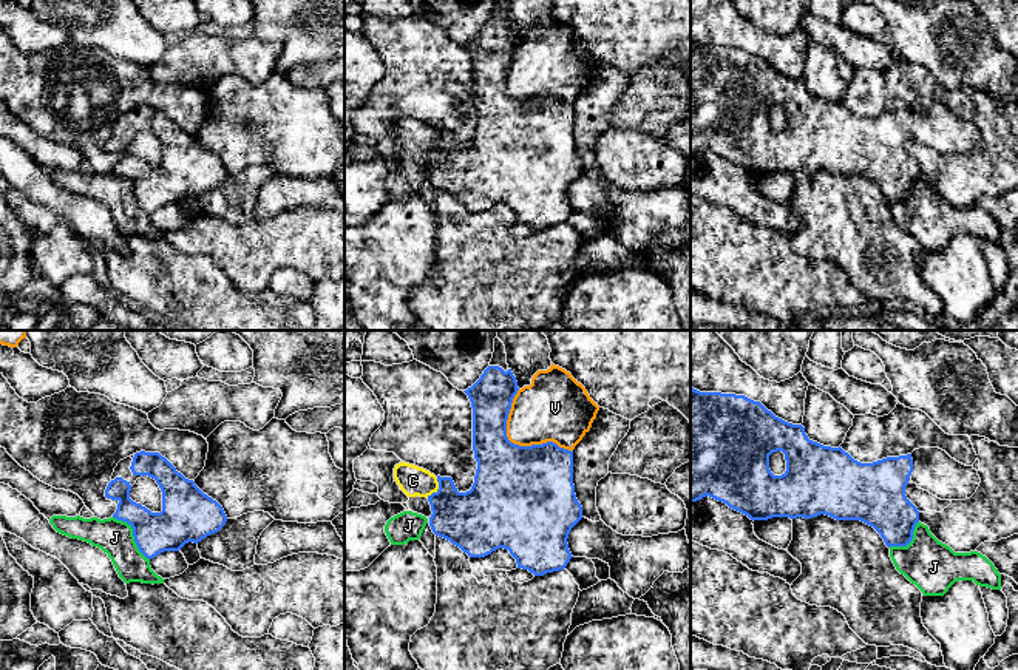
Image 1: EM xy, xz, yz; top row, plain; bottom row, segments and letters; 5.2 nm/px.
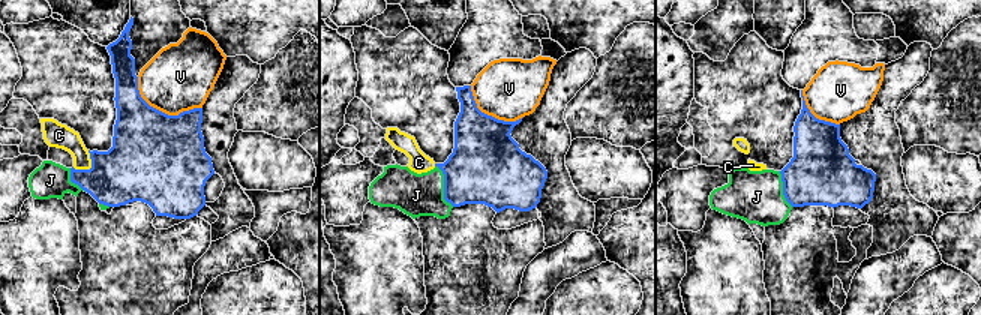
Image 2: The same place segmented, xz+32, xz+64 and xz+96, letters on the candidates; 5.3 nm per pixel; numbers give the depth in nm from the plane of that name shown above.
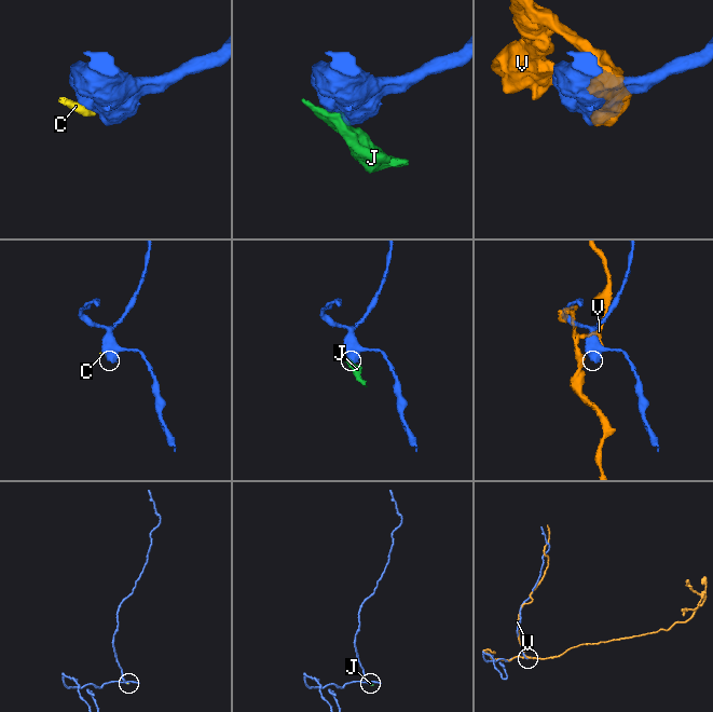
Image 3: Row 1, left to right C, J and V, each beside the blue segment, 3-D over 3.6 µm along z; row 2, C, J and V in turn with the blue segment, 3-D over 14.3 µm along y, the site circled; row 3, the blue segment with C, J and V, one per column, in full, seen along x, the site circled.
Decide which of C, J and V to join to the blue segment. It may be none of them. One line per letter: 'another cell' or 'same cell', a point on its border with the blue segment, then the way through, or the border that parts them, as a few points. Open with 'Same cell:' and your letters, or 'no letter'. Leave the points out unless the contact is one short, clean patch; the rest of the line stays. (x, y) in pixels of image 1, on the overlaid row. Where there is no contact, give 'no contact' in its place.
Same cell: no letter
C: another cell; contact xz (439, 488); border xz (437, 477), (437, 488), (427, 497)
J: another cell; contact xy (133, 534); border xy (113, 516), (132, 528), (136, 547), (149, 559)
V: another cell; contact xz (516, 445)

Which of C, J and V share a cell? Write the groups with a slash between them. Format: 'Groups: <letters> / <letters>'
Groups: C J / V

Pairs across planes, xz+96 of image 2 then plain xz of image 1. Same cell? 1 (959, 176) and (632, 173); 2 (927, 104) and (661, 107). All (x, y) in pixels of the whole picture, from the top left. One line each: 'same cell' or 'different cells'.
1: same cell
2: same cell

